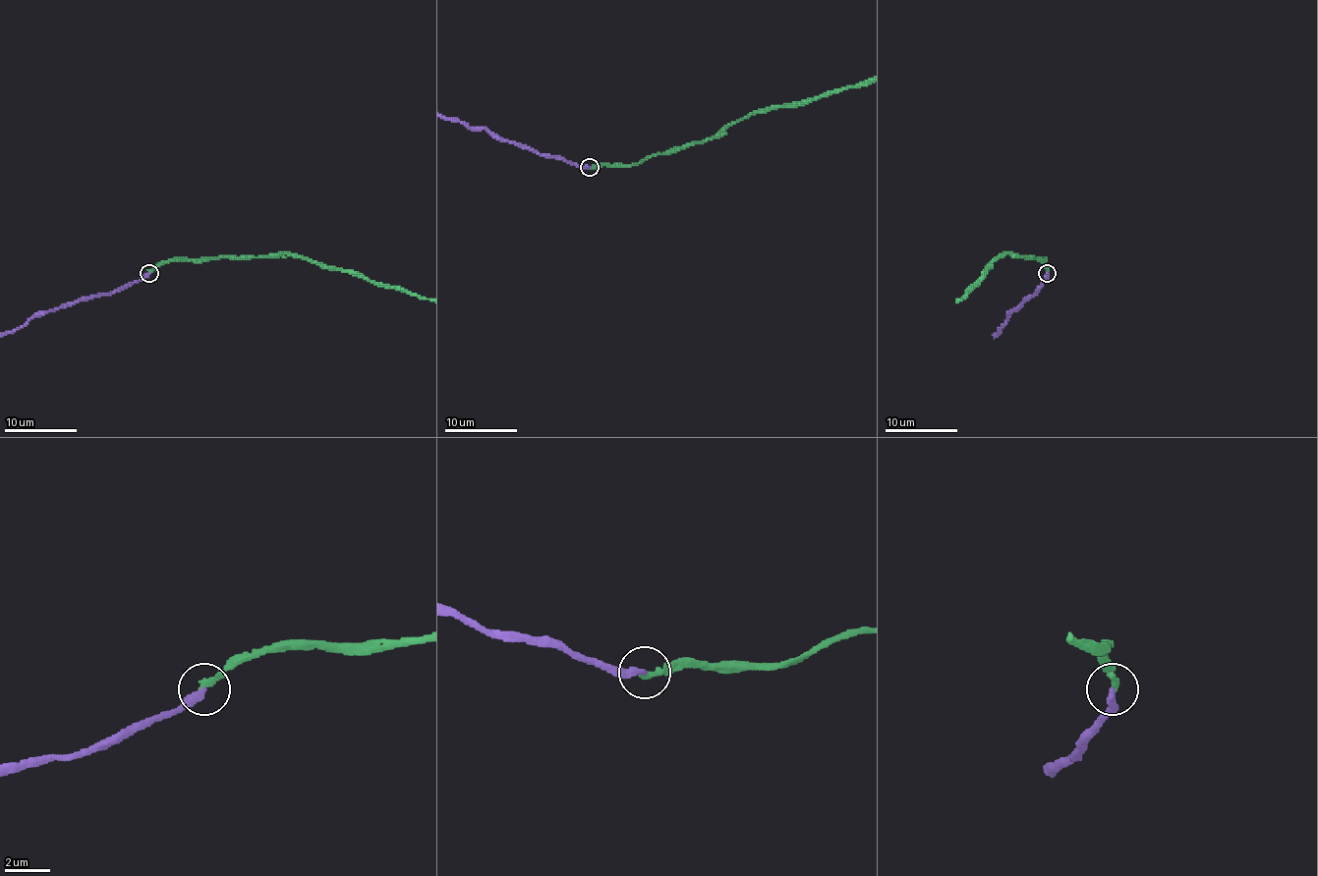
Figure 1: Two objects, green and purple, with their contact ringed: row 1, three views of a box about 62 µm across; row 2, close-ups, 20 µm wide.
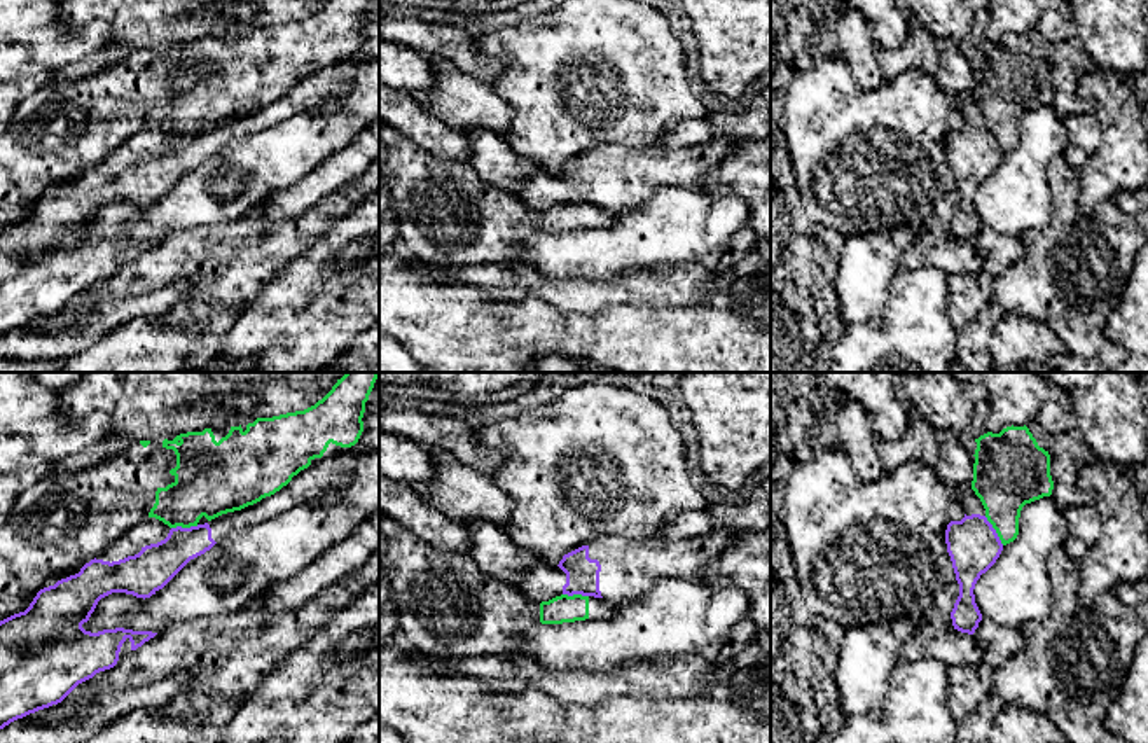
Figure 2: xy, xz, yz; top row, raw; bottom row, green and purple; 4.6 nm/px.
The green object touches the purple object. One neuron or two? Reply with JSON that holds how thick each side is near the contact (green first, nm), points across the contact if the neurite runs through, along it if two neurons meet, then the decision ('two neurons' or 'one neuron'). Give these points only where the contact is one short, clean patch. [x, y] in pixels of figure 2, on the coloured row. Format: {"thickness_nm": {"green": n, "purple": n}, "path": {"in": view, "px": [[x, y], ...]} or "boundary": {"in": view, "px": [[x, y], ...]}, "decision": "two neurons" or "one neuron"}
{"thickness_nm": {"green": 320, "purple": 240}, "boundary": {"in": "yz", "px": [[984, 516], [1003, 544]]}, "decision": "two neurons"}

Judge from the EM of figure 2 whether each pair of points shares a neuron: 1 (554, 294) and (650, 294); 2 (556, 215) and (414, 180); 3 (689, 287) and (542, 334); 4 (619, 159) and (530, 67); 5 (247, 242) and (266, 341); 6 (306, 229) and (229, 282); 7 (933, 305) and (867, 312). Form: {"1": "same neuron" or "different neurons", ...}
{"1": "same neuron", "2": "same neuron", "3": "different neurons", "4": "different neurons", "5": "different neurons", "6": "same neuron", "7": "different neurons"}

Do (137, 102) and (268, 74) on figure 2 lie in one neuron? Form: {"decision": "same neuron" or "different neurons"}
{"decision": "same neuron"}

